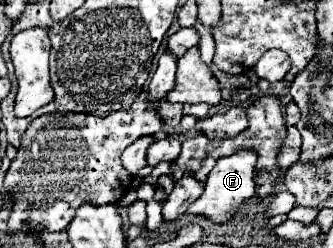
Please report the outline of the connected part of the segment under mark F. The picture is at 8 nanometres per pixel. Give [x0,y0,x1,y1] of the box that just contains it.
[188,150,256,222]

